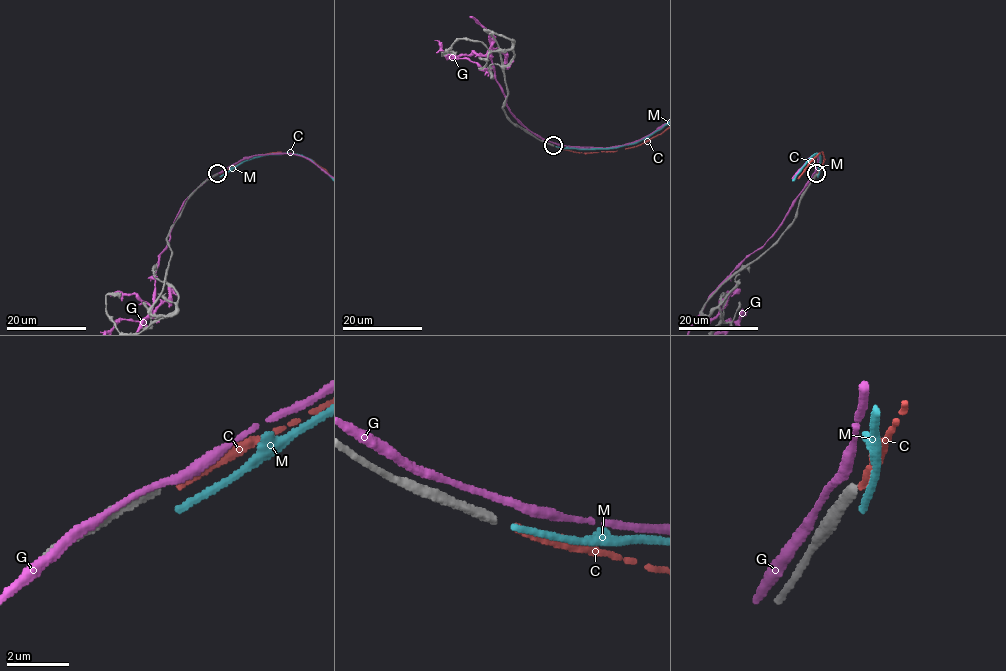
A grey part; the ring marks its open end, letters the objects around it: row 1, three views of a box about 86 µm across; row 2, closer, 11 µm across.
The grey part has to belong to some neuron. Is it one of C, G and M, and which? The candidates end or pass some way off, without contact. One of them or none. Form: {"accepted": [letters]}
{"accepted": []}

